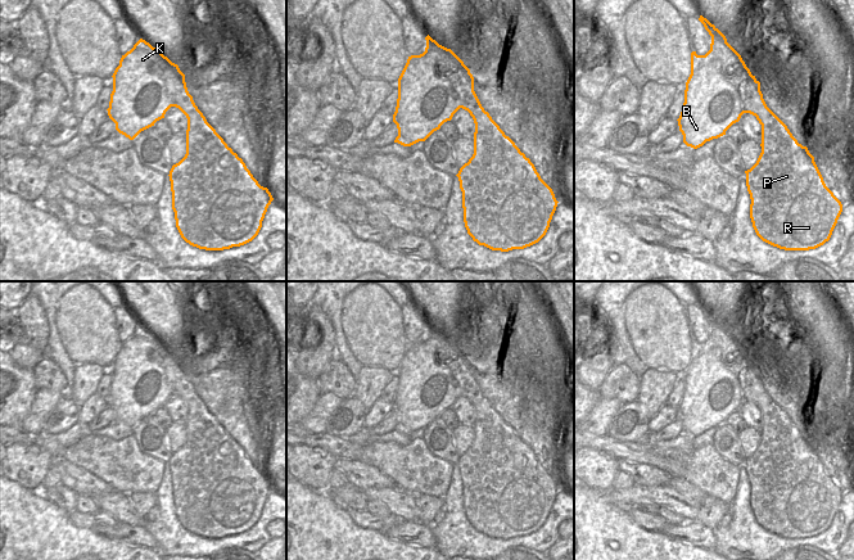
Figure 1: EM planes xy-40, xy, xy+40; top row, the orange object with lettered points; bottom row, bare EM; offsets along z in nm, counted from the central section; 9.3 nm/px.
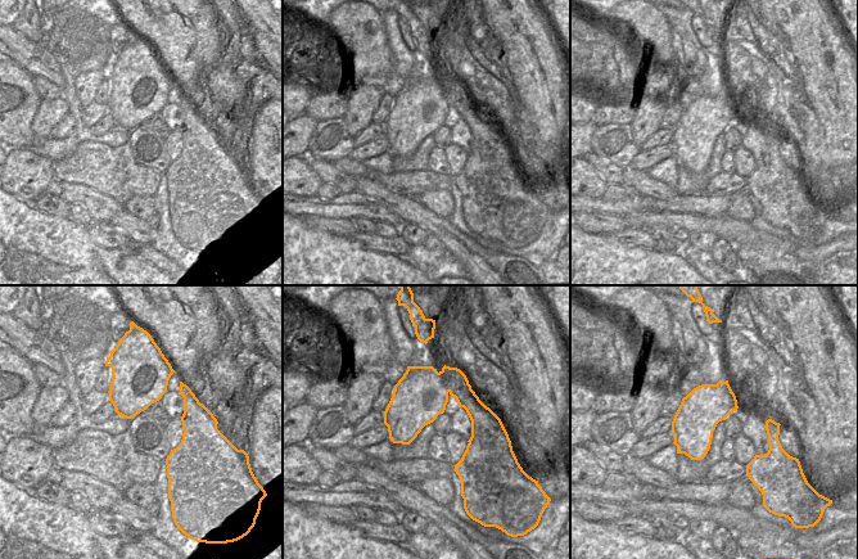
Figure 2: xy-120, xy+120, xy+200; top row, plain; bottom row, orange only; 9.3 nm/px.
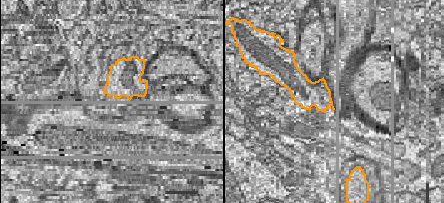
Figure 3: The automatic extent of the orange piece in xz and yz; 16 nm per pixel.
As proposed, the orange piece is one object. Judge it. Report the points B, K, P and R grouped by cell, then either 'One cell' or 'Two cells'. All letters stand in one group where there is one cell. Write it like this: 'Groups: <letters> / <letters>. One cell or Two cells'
Groups: B K / P R. Two cells

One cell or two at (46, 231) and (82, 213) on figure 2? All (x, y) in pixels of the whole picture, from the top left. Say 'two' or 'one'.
two

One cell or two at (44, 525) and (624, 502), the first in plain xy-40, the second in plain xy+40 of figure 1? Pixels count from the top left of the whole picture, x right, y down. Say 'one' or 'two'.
two

